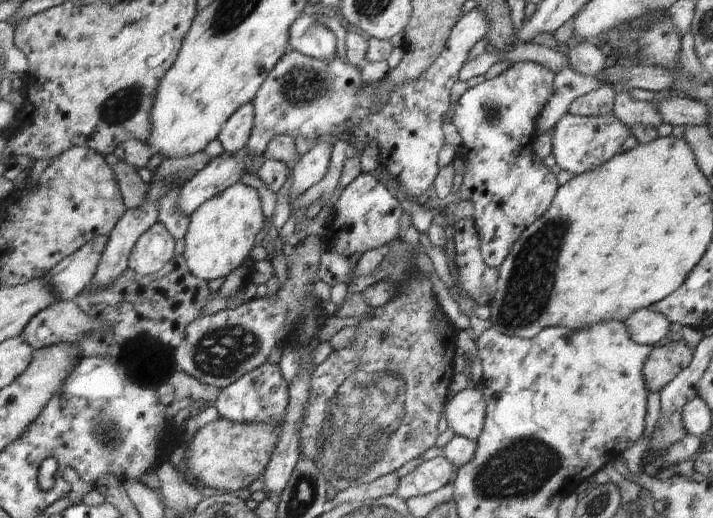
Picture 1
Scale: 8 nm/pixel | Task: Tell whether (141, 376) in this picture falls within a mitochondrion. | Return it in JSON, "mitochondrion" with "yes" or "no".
{"mitochondrion":"yes"}

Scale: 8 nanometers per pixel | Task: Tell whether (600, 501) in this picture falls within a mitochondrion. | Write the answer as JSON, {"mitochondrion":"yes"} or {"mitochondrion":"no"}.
{"mitochondrion":"yes"}

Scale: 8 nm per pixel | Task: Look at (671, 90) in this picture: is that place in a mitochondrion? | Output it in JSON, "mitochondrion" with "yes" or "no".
{"mitochondrion":"no"}

